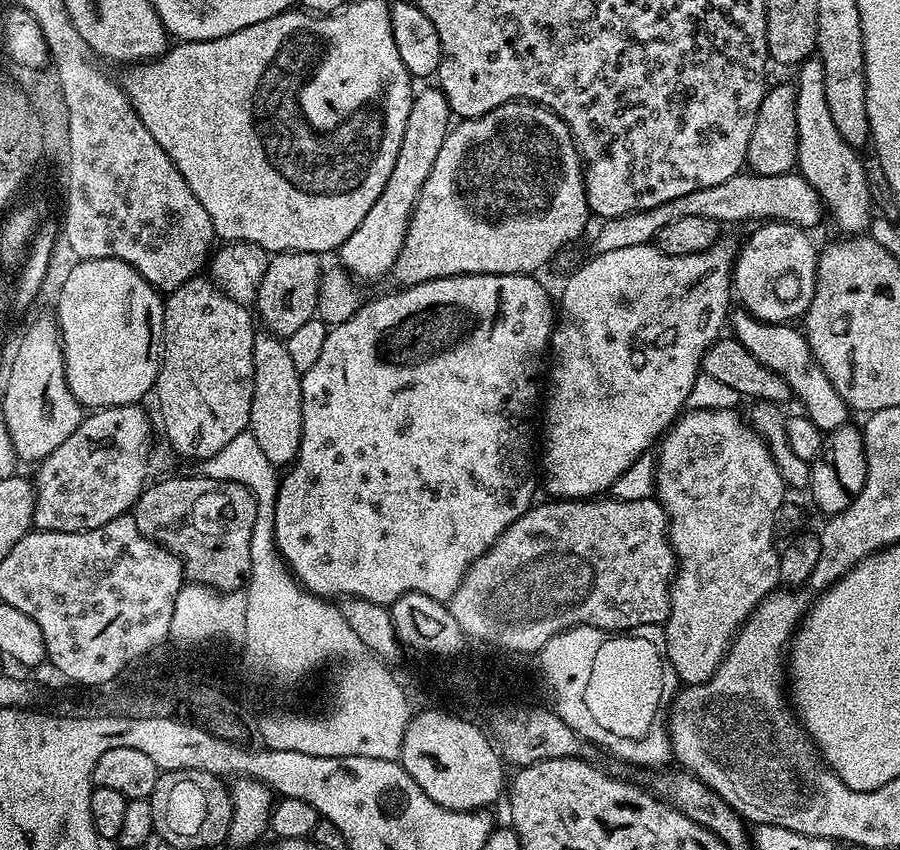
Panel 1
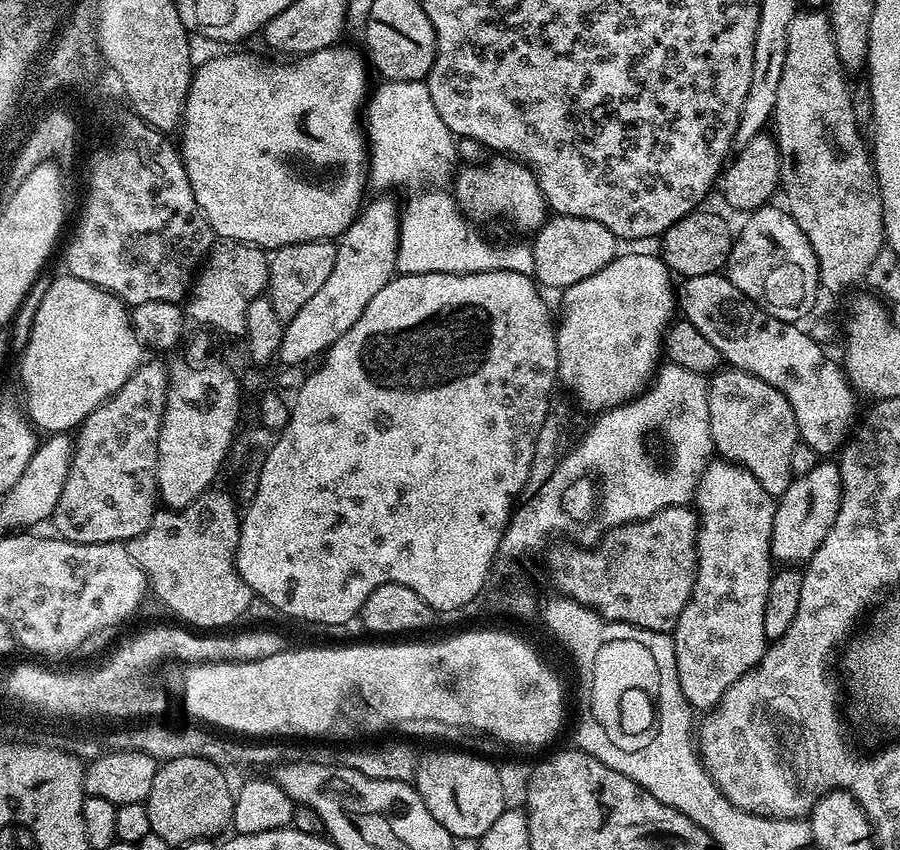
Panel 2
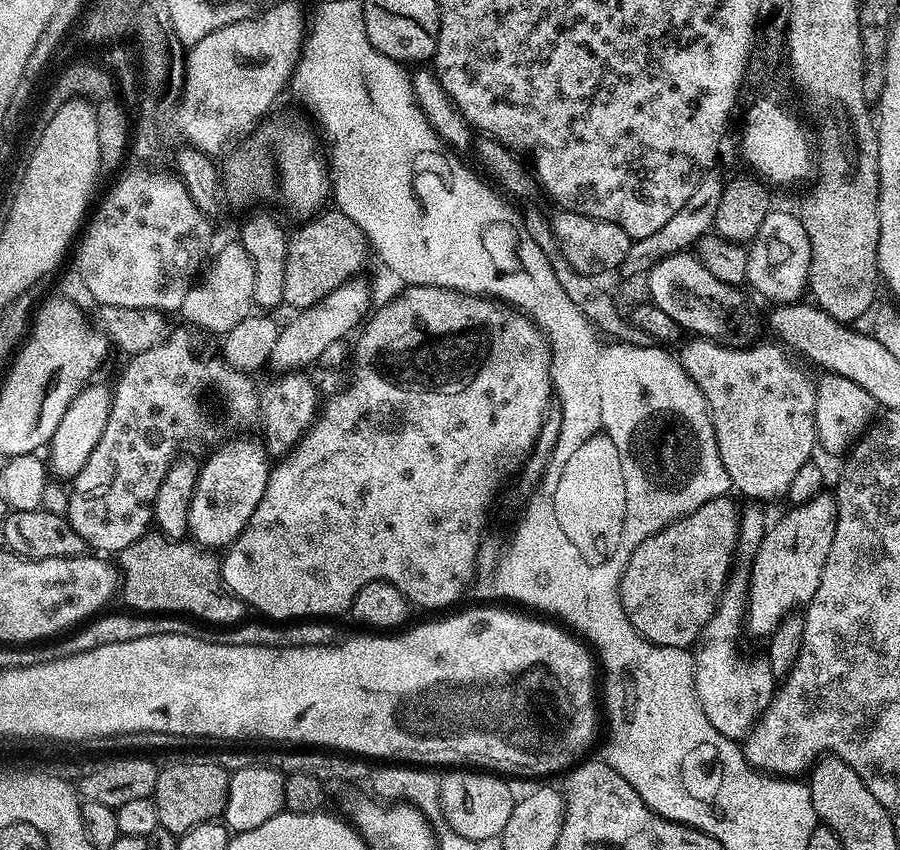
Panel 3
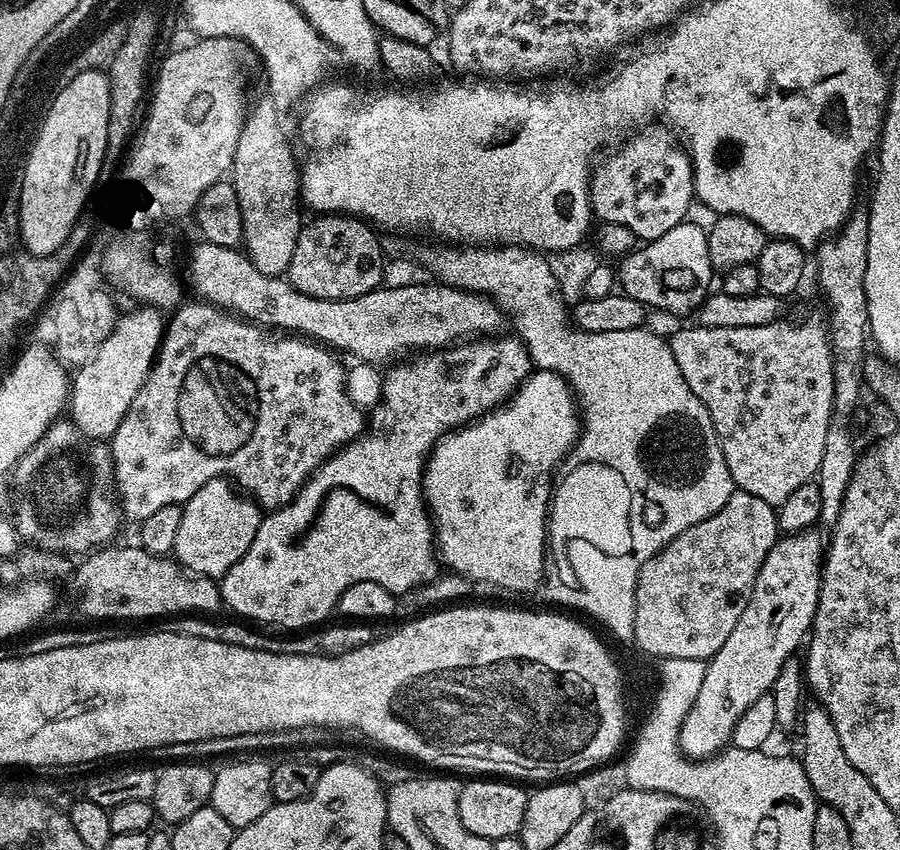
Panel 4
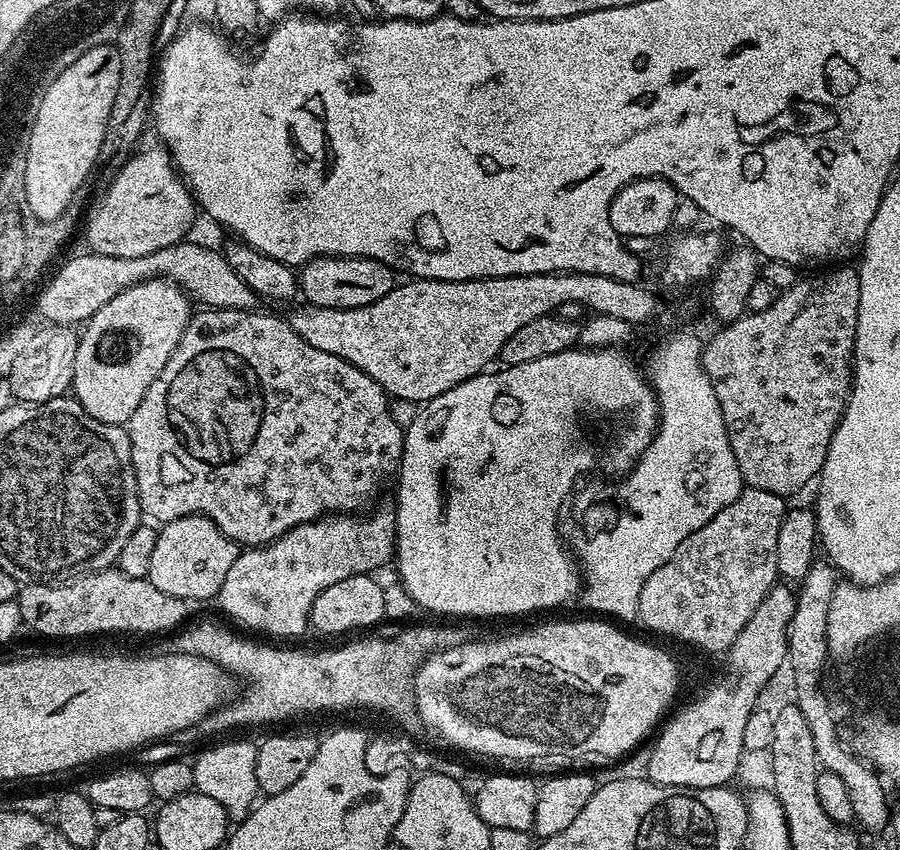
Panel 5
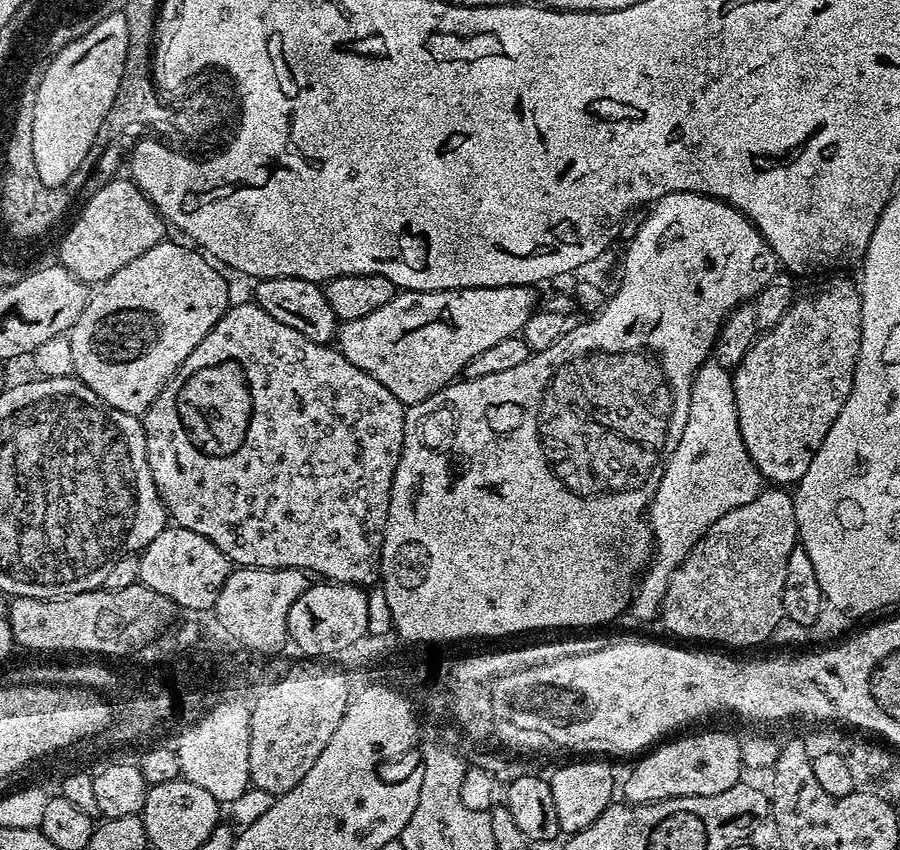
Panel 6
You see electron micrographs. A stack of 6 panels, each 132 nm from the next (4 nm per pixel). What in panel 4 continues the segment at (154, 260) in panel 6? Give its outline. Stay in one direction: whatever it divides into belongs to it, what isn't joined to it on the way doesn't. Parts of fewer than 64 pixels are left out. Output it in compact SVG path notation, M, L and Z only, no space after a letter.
M136 306L133 312L128 312L117 319L109 336L97 353L88 363L79 366L74 379L70 384L70 419L78 426L78 430L89 440L107 441L118 430L126 410L130 410L130 402L142 390L142 386L148 377L148 371L152 369L152 363L156 360L156 353L160 351L160 341L164 338L166 316L161 309L151 306Z

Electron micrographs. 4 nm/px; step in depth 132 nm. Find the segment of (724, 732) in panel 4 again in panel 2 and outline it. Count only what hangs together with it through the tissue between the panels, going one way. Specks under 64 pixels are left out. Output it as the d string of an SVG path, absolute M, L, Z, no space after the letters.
M817 462L810 474L796 476L791 486L778 497L772 531L773 557L779 563L781 560L784 566L800 566L811 560L826 534L830 534L843 500L844 480L840 476L839 463Z

